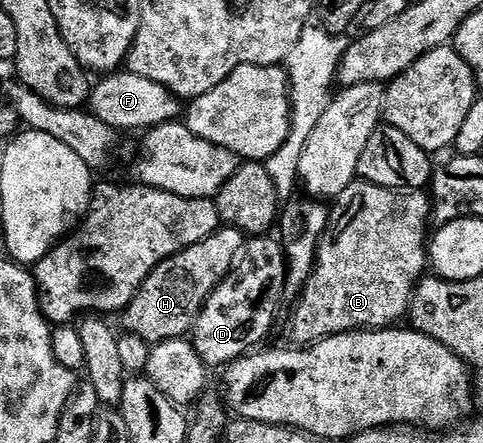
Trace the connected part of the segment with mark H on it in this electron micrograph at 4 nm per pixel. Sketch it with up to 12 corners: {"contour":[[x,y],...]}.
{"contour":[[237,228],[162,260],[121,313],[154,346],[186,337],[245,248]]}

